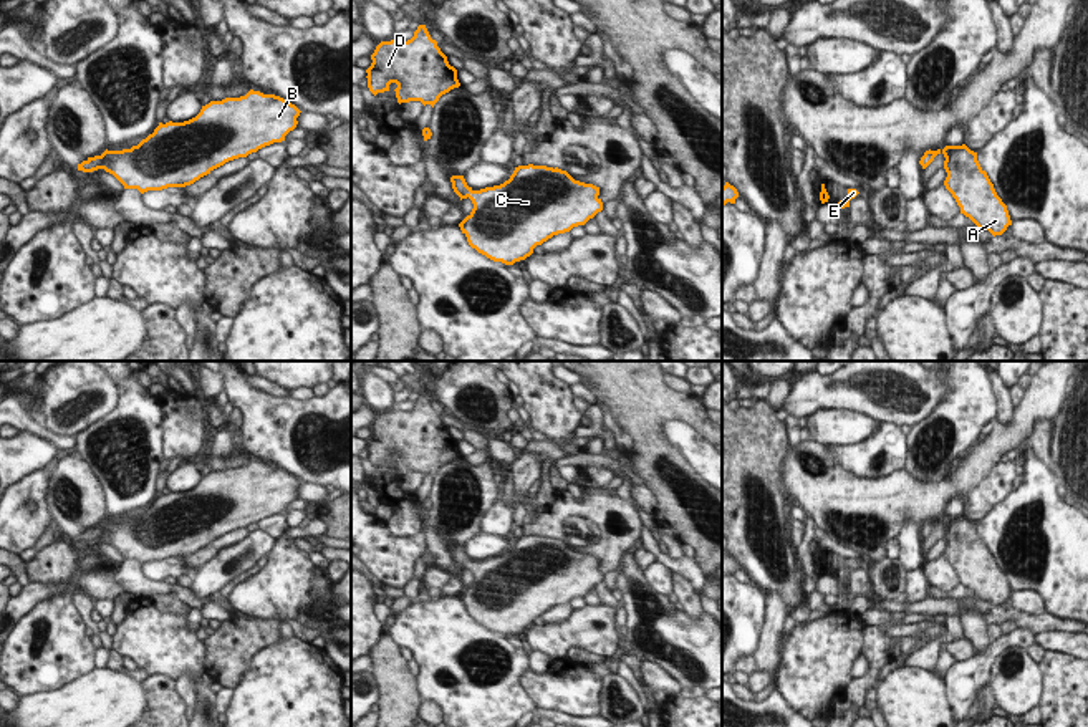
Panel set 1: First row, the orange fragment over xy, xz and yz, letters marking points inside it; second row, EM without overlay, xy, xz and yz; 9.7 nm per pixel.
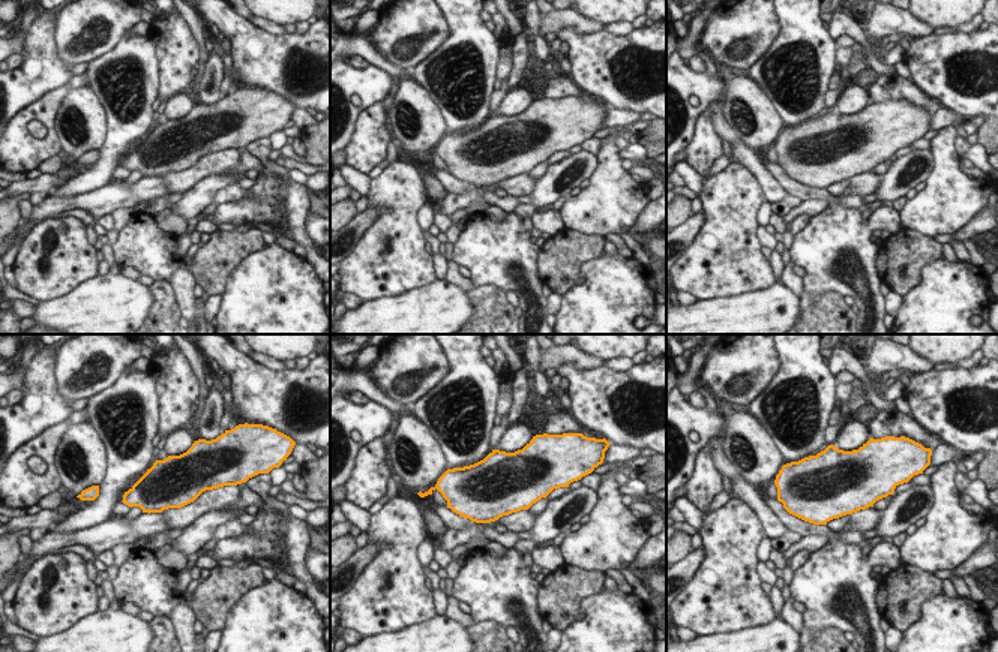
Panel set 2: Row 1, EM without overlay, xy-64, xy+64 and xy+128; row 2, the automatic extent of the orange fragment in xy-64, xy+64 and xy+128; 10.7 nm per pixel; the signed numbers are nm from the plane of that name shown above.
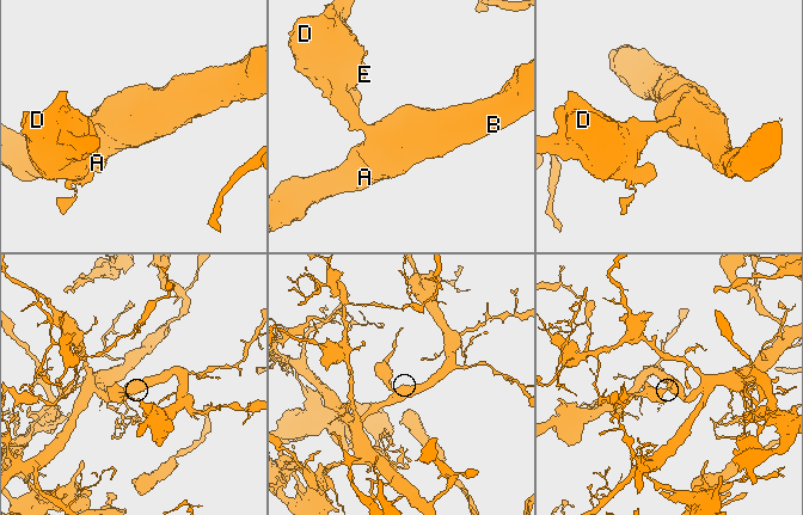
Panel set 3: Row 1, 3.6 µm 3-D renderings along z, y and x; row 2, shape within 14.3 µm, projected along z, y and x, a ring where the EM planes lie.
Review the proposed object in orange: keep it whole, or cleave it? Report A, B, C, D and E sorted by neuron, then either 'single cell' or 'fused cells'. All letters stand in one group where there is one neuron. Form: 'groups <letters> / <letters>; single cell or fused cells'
groups A B C D E; single cell

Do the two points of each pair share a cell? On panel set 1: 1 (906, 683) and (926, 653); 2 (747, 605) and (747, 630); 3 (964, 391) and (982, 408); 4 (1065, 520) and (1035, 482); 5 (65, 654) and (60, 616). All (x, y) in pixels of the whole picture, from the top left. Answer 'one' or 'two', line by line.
1: two
2: one
3: one
4: one
5: one

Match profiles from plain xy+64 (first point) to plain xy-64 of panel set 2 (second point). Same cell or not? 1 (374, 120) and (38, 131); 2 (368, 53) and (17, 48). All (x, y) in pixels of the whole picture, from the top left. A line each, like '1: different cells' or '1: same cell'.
1: different cells
2: same cell

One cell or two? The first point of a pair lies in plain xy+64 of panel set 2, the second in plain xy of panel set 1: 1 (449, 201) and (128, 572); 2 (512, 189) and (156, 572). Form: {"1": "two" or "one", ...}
{"1": "one", "2": "one"}

